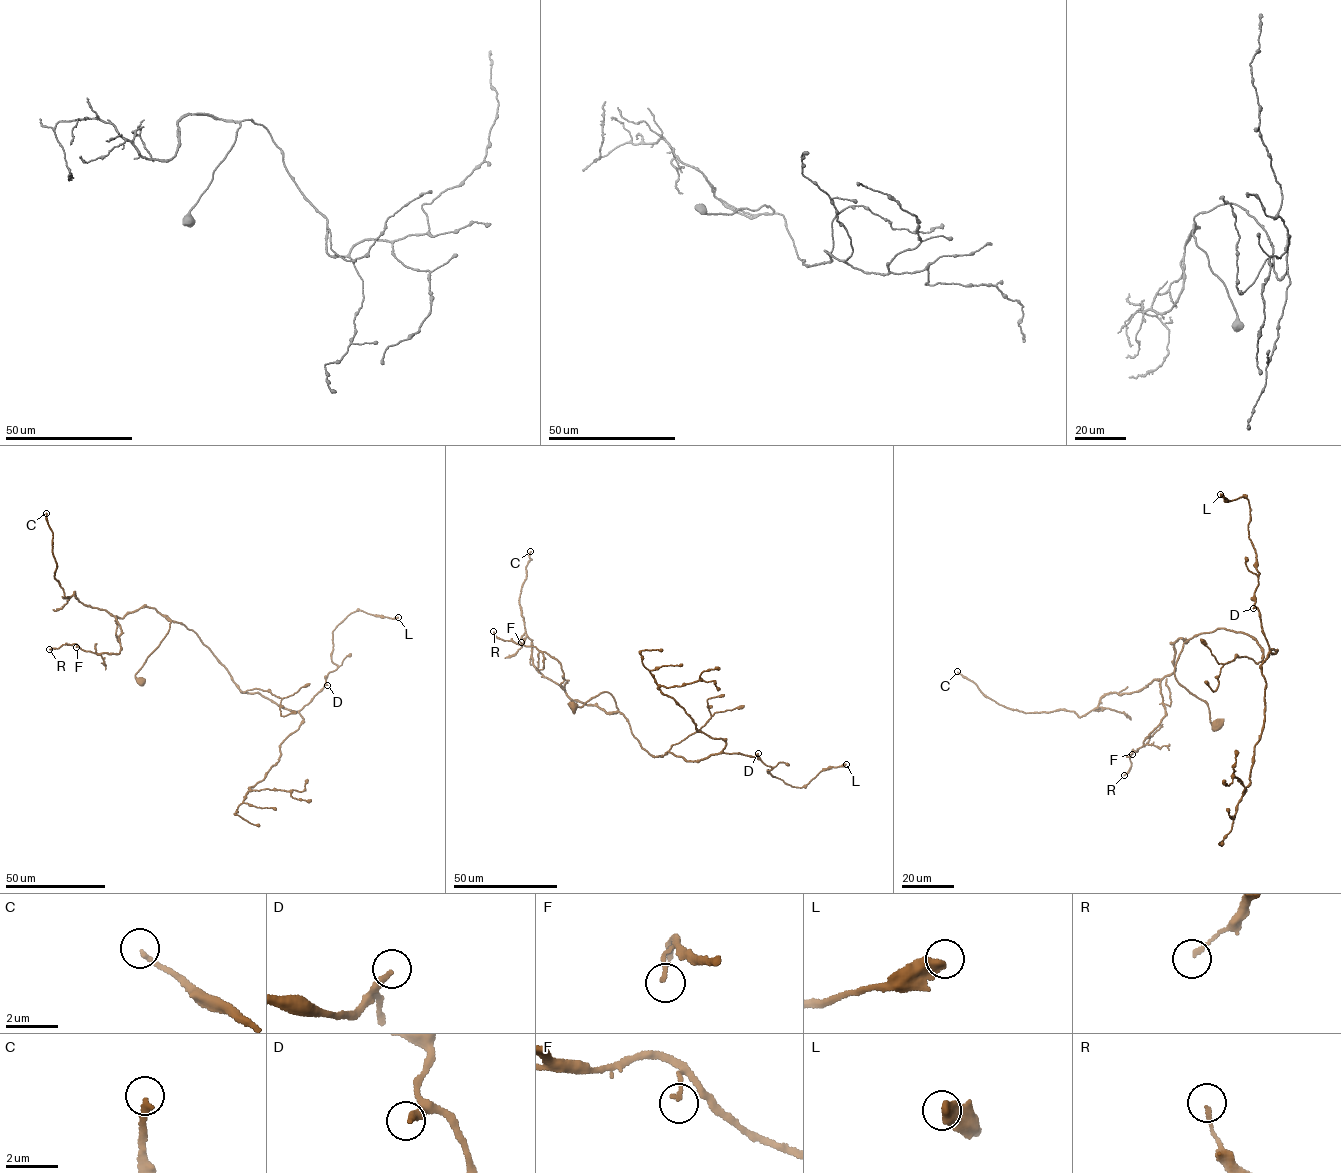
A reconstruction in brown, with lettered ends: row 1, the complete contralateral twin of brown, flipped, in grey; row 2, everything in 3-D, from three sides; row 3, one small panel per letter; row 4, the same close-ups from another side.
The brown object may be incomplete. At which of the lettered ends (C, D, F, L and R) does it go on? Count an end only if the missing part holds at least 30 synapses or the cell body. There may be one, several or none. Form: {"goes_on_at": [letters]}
{"goes_on_at": ["C", "D"]}

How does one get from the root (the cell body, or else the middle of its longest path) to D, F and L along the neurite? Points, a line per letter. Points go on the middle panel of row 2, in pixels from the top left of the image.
D: (572, 707), (610, 693), (633, 736), (655, 756), (667, 751), (692, 761), (758, 753)
F: (572, 707), (568, 704), (579, 707), (606, 692), (618, 709), (609, 713), (571, 699), (560, 663), (521, 642)
L: (572, 707), (608, 692), (648, 753), (692, 761), (724, 753), (756, 755), (772, 776), (795, 787), (846, 764)

